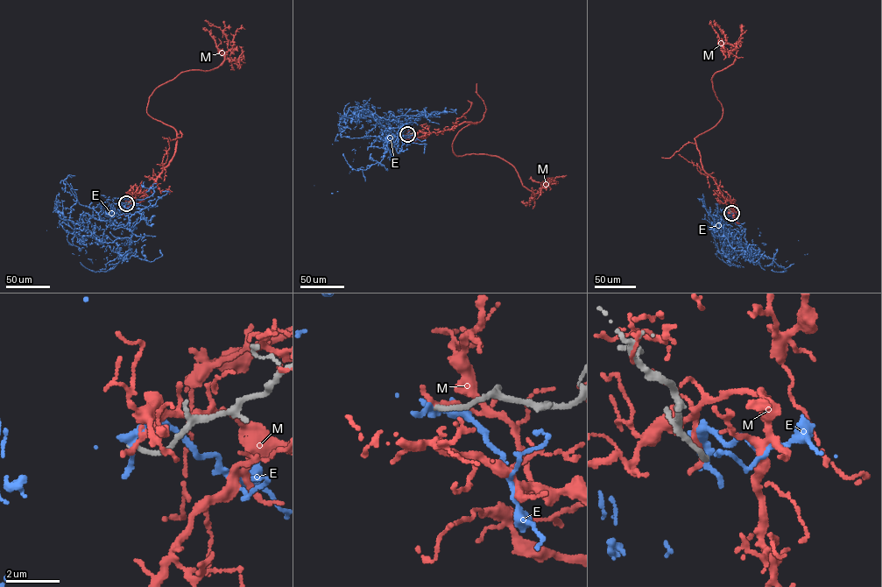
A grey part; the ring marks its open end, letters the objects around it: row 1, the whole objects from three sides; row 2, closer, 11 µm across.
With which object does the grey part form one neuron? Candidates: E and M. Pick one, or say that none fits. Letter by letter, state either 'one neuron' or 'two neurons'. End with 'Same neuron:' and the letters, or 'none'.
E: one neuron
M: two neurons
Same neuron: E

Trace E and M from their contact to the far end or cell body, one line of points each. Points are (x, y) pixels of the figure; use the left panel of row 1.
E: (126, 203), (109, 213), (113, 229), (131, 232), (131, 243), (106, 272), (90, 270), (89, 259), (46, 230)
M: (126, 203), (174, 151), (149, 97), (229, 50), (204, 20)

